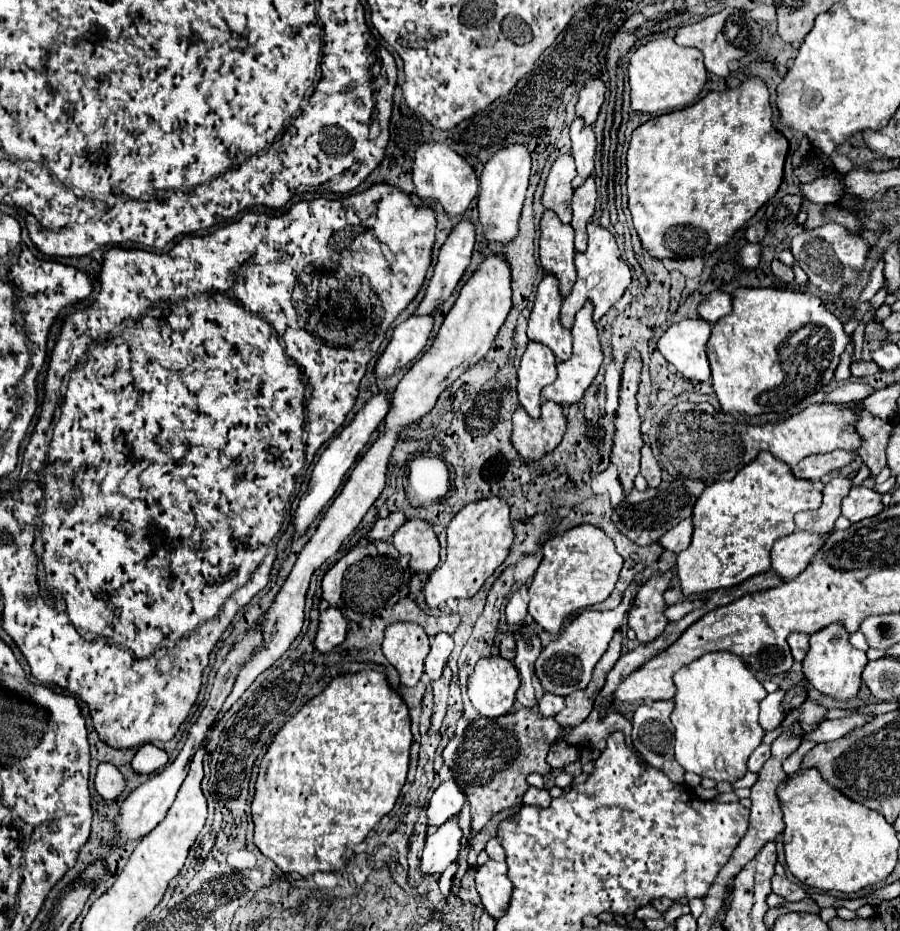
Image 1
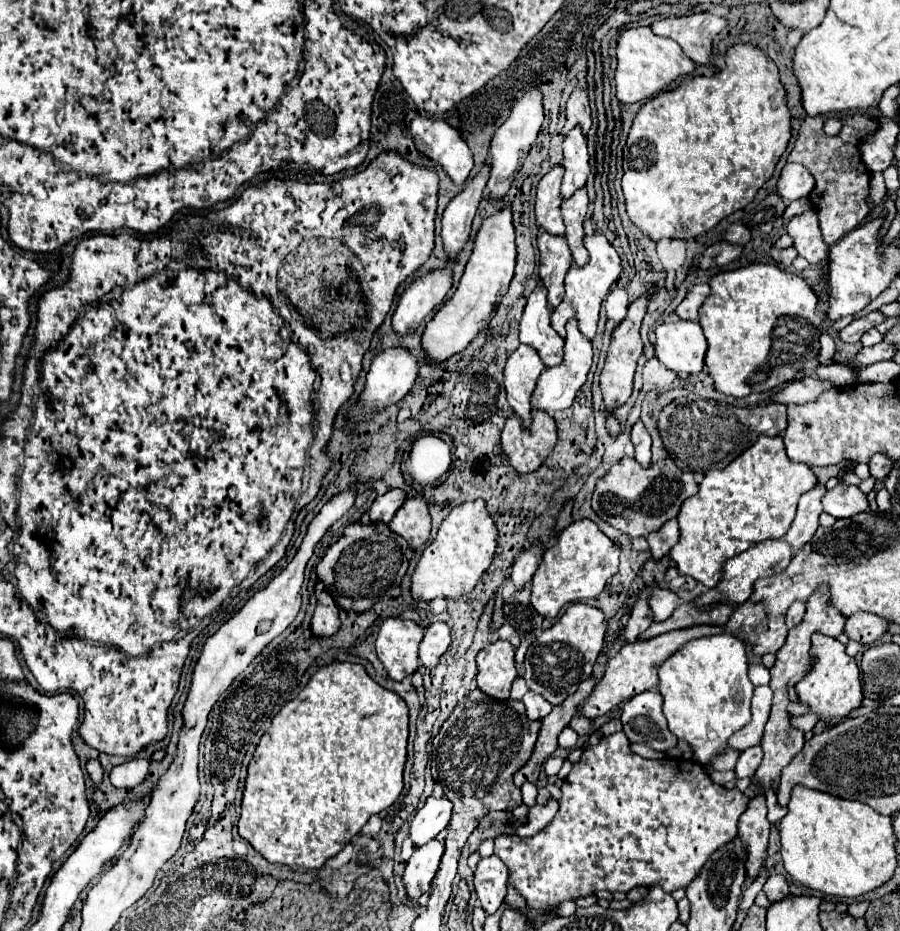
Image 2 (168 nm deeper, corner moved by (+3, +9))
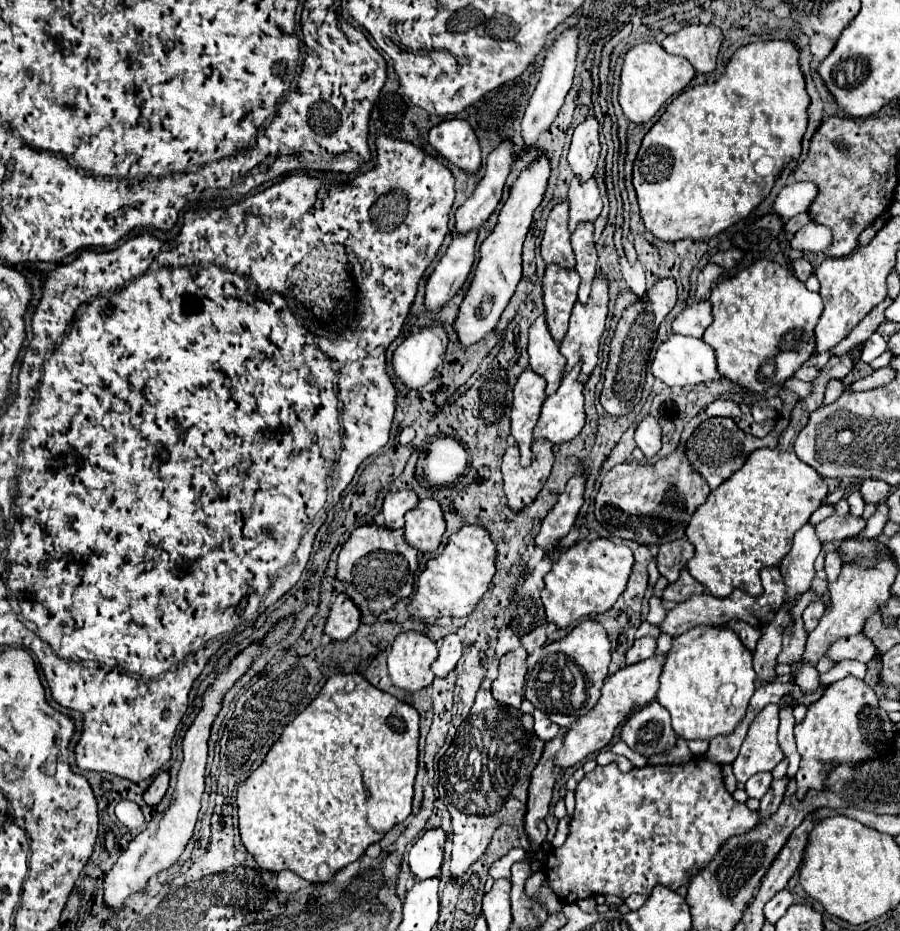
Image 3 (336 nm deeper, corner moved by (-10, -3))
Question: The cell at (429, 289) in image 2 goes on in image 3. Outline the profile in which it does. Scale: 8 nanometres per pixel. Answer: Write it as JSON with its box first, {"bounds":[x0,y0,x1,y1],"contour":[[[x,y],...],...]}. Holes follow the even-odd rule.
{"bounds":[426,230,478,310],"contour":[[[470,230],[468,234],[460,234],[460,232],[452,234],[452,242],[446,254],[440,258],[426,284],[426,306],[430,310],[444,308],[446,302],[466,282],[468,272],[474,264],[476,238],[478,238],[478,230]]]}

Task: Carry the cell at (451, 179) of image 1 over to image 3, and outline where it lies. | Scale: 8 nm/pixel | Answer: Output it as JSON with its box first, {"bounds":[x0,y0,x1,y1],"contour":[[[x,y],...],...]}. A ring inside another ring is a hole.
{"bounds":[430,118,480,172],"contour":[[[450,118],[440,122],[430,130],[430,144],[444,158],[466,172],[476,172],[480,168],[478,138],[468,120]]]}

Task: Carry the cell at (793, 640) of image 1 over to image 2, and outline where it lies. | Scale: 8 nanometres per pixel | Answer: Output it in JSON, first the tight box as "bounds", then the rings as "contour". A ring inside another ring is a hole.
{"bounds":[785,602,805,630],"contour":[[[793,602],[791,608],[787,610],[787,616],[785,616],[787,628],[791,630],[791,628],[799,626],[801,620],[803,620],[803,616],[805,616],[805,604],[803,604],[803,602]]]}

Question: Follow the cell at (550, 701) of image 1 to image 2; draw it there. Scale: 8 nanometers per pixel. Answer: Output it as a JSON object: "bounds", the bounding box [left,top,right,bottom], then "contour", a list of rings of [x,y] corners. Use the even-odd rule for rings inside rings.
{"bounds":[523,692,553,720],"contour":[[[527,692],[523,696],[523,704],[525,704],[527,716],[531,720],[543,720],[551,712],[551,708],[553,708],[541,694],[535,694],[535,692]]]}

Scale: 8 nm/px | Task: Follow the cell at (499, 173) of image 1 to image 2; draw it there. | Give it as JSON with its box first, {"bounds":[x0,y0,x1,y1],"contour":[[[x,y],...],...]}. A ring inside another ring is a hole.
{"bounds":[487,90,543,204],"contour":[[[527,90],[527,94],[513,106],[509,118],[495,130],[491,138],[491,174],[487,182],[487,196],[491,204],[497,204],[505,198],[505,194],[511,188],[511,178],[517,176],[517,170],[521,166],[521,154],[527,154],[531,144],[537,138],[537,132],[543,122],[543,106],[541,106],[541,94],[537,90]]]}

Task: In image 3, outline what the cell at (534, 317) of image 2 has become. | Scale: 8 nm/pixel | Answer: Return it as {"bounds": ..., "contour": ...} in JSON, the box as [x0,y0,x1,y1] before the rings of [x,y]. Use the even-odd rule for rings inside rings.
{"bounds":[528,316,566,396],"contour":[[[542,316],[530,326],[528,354],[530,354],[530,368],[546,380],[546,396],[554,394],[560,386],[566,358],[560,354],[554,338],[550,338],[550,332],[546,330],[546,322]]]}

